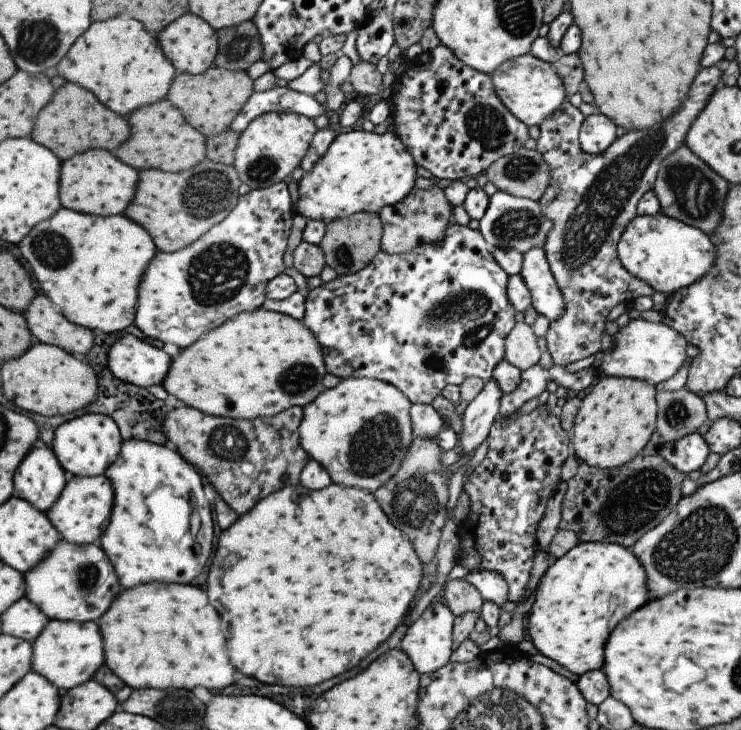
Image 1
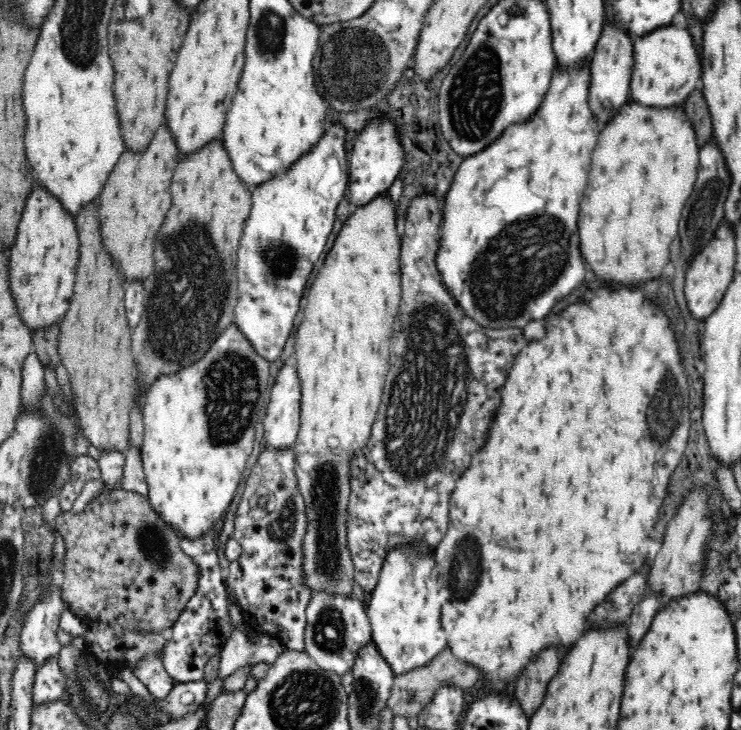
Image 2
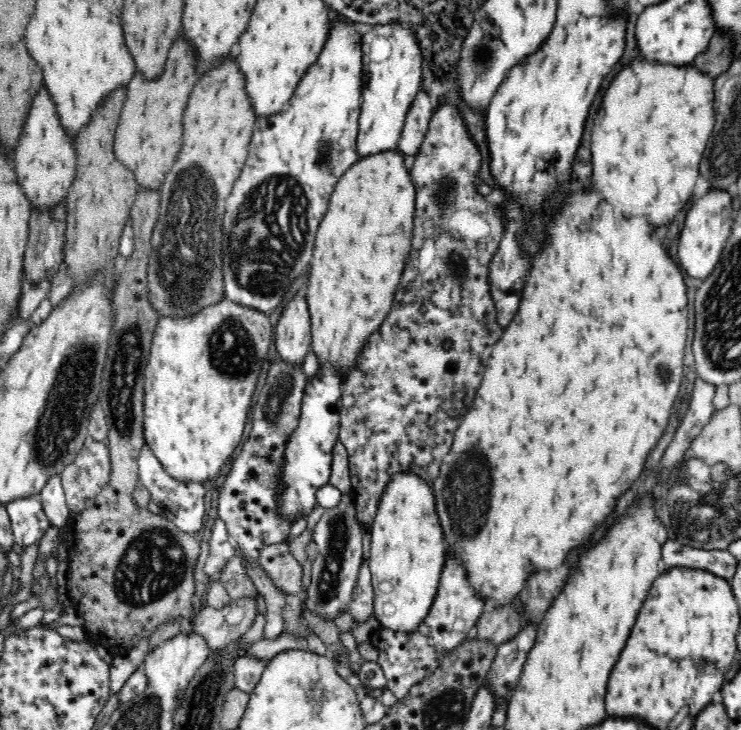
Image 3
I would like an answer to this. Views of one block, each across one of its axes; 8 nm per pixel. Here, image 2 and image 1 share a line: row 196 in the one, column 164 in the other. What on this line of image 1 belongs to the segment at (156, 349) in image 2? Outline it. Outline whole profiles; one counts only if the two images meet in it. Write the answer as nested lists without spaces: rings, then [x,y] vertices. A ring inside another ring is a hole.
[[[207,157],[191,168],[168,173],[160,170],[138,171],[138,181],[131,200],[123,212],[128,219],[143,227],[150,234],[157,250],[170,253],[191,244],[211,226],[221,222],[230,213],[238,199],[237,187],[240,185],[236,170],[231,165],[210,161]]]

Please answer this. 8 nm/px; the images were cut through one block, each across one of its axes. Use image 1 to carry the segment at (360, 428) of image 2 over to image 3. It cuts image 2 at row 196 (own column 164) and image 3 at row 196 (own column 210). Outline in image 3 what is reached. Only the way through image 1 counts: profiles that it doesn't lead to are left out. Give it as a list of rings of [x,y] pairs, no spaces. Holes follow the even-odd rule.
[[[397,148],[394,150],[384,150],[378,154],[370,154],[370,156],[362,156],[338,178],[338,182],[334,184],[334,190],[330,194],[328,200],[328,208],[326,214],[320,222],[318,232],[314,240],[314,250],[311,259],[311,274],[306,280],[306,291],[308,296],[308,309],[311,316],[311,349],[318,356],[319,364],[331,364],[335,366],[342,377],[346,376],[350,366],[356,366],[356,358],[360,356],[362,346],[369,340],[369,337],[381,328],[381,325],[386,321],[386,316],[390,312],[394,301],[394,292],[396,286],[400,282],[402,270],[406,267],[409,254],[411,251],[411,240],[414,232],[414,212],[415,212],[415,186],[410,176],[410,169],[404,165],[404,154]]]

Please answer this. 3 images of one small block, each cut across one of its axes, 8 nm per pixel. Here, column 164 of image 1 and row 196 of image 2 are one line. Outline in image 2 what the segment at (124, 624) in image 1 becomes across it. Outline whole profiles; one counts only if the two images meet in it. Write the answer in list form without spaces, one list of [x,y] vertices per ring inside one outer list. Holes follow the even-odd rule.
[[[630,97],[620,112],[606,126],[603,124],[592,153],[590,178],[579,204],[577,220],[584,260],[596,278],[612,284],[638,284],[660,276],[658,272],[664,270],[670,258],[670,244],[678,236],[680,214],[694,188],[698,170],[696,131],[684,114],[684,107],[652,108],[632,100]]]

